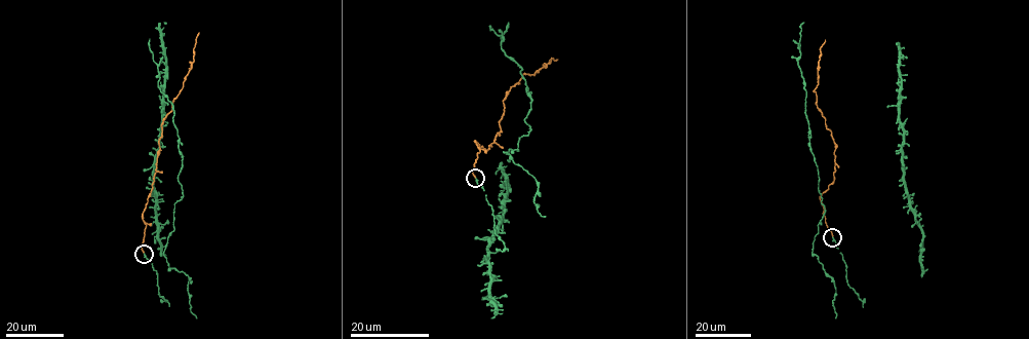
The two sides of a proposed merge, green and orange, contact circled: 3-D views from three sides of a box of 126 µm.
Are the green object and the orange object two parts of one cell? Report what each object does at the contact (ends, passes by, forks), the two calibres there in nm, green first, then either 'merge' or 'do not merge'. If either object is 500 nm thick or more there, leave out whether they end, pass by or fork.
green passes by; orange ends; calibres 140 and 140 nm; merge

